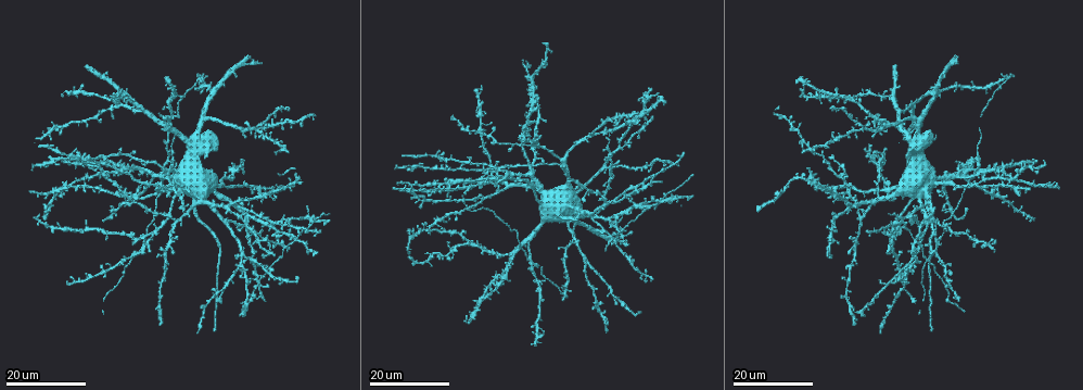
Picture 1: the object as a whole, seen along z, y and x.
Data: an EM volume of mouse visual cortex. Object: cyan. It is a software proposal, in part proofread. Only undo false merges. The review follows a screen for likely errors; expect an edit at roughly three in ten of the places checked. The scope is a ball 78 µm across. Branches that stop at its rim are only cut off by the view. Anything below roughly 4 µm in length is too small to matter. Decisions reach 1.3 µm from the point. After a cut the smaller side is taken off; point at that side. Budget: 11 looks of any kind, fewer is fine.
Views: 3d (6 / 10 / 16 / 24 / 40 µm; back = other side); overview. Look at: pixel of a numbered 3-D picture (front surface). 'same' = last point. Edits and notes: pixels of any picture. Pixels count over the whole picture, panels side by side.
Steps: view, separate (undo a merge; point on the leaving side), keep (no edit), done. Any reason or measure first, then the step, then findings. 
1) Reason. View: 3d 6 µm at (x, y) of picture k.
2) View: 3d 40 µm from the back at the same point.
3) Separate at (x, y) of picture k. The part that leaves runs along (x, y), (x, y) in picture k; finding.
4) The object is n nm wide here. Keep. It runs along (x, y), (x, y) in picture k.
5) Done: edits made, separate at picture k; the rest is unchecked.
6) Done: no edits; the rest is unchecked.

A fork. View: 3d 16 µm at (902, 290) of picture 1.

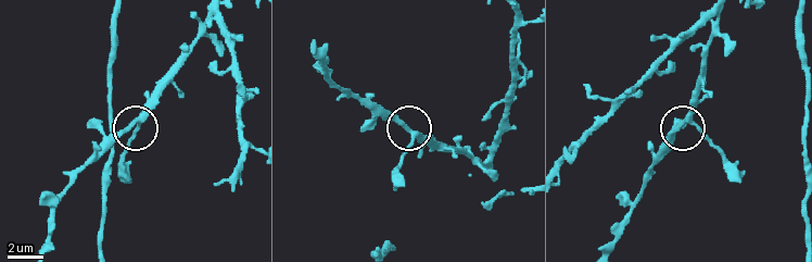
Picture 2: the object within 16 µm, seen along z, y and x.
View: 3d 10 µm at (690, 120) of picture 2.

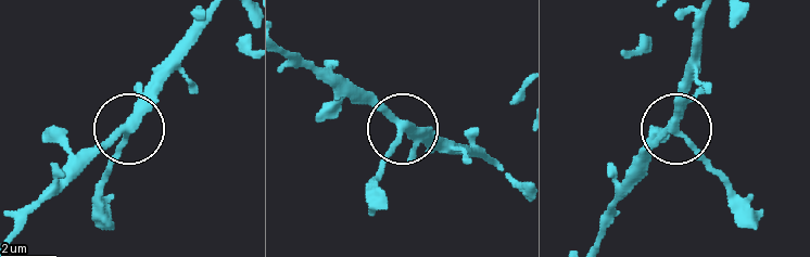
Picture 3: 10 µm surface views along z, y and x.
3 arms meet here. Keep. It runs along (212, 14), (100, 180) in picture 3; continuous, no second cell.

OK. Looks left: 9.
Four arms meet. View: 3d 24 µm at (658, 203) of picture 1.

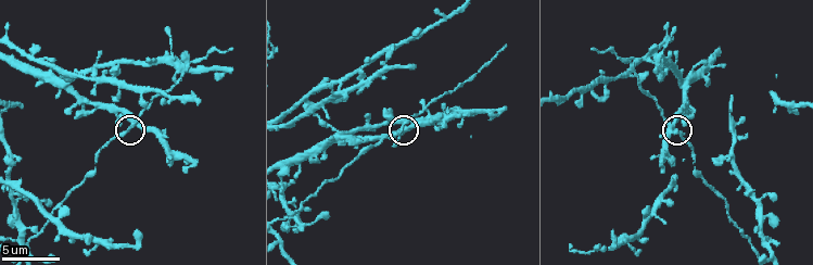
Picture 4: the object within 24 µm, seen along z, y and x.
Zoom in. View: 3d 6 µm at (132, 126) of picture 4.

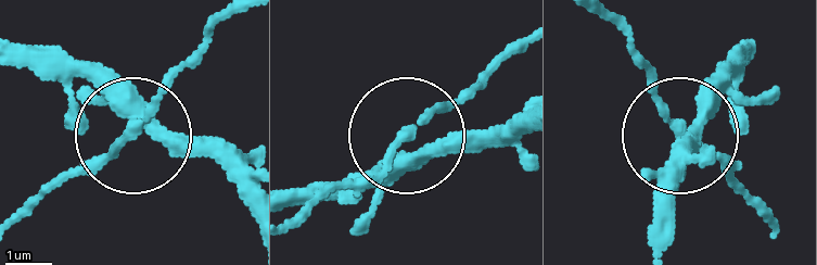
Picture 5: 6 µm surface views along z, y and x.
4 arms meet here. Keep. It runs along (22, 45), (68, 60), (150, 138), (239, 150) in picture 5; continuous, no second cell.

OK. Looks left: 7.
Looks like a crossing. View: 3d 6 µm at (685, 87) of picture 4.

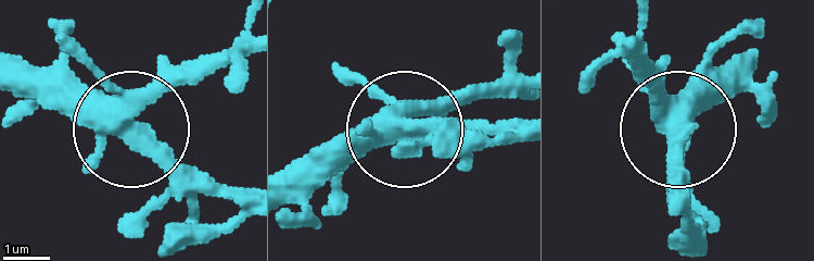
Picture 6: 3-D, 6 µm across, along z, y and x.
The side arm is 16 µm long. Keep. All the same cell.

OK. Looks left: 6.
Looks like a crossing. View: 3d 16 µm at (977, 171) of picture 1.

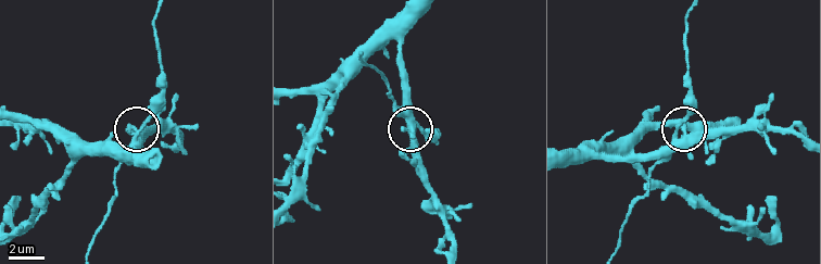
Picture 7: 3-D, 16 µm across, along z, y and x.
View: 3d 10 µm at (688, 136) of picture 7.

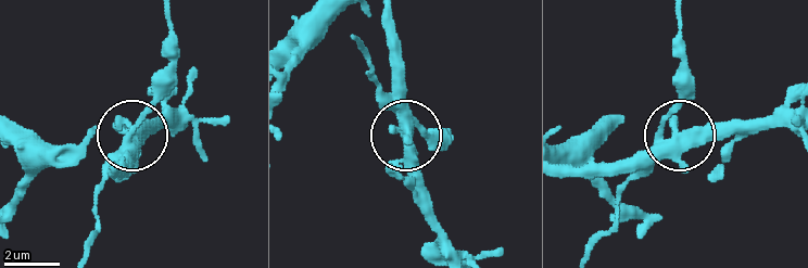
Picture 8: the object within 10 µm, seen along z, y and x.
The object is 400 nm wide here. Keep. It runs along (118, 166), (137, 117), (172, 64) in picture 8; continuous, no second cell.

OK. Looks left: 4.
Three-way junction. View: 3d 24 µm at (494, 143) of picture 1.

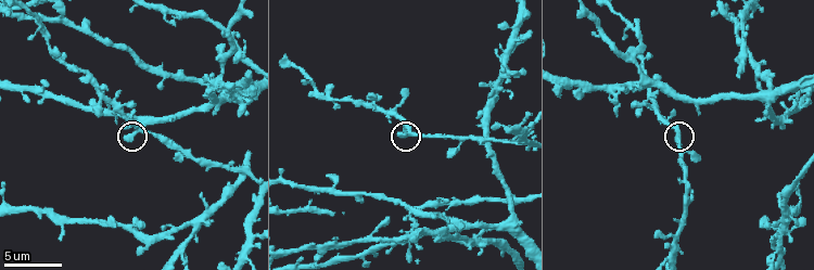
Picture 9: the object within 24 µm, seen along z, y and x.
Zoom in. View: 3d 6 µm at (412, 134) of picture 9.

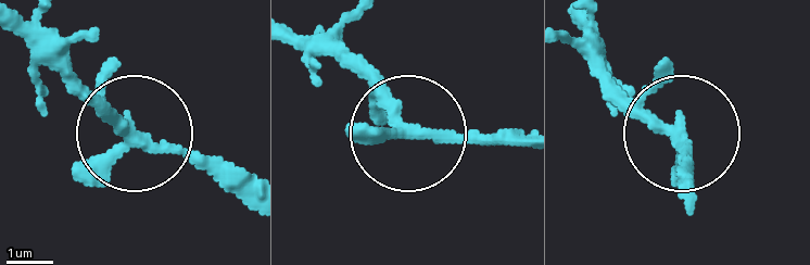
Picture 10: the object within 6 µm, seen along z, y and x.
The object is 260 nm wide here. Keep. One cell here.

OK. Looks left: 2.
Done: no edits; the rest is unchecked.

